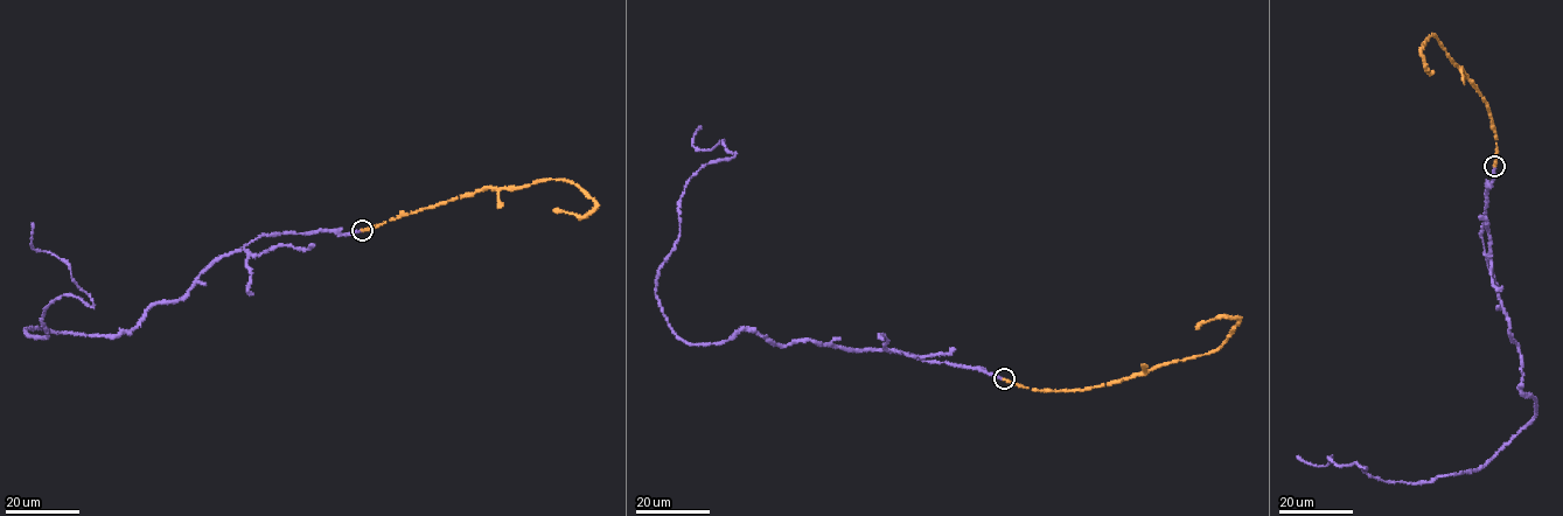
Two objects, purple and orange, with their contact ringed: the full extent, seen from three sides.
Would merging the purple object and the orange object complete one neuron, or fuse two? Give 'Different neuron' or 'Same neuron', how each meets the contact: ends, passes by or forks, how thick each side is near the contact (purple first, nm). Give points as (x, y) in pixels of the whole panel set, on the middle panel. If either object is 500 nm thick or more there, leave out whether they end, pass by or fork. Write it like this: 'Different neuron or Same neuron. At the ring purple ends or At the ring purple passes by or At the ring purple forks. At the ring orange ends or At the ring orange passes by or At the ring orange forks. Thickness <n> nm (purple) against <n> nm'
Same neuron. At the ring purple ends. At the ring orange ends. Thickness 320 nm (purple) against 260 nm

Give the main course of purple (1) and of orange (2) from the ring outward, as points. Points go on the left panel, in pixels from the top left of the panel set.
1: (361, 230), (258, 236), (133, 329), (25, 330), (44, 339), (58, 298), (93, 307), (32, 248), (33, 223)
2: (362, 230), (487, 188), (546, 180), (574, 183), (595, 207), (577, 216), (553, 210)

